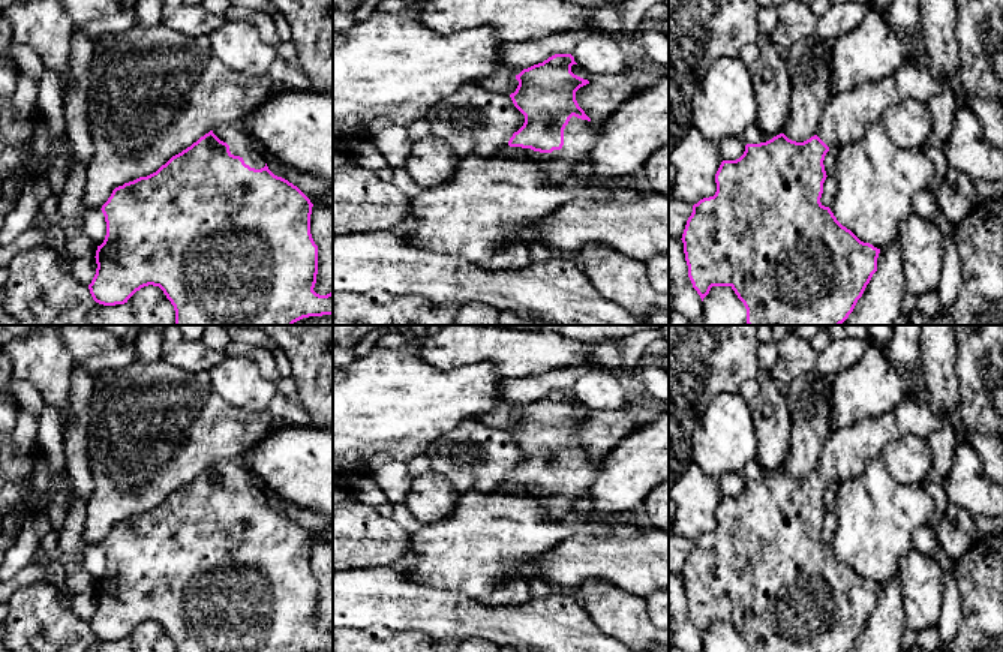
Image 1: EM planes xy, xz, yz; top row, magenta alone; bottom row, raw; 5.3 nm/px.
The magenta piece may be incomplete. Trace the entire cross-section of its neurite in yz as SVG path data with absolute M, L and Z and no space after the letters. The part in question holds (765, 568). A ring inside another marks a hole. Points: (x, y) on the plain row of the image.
M909 394L883 417L859 421L837 429L823 444L814 472L804 478L784 469L760 480L747 480L736 496L723 496L717 510L717 528L693 541L682 579L688 613L702 637L712 622L730 622L747 645L747 652L849 652L877 607L880 585L861 577L843 562L829 543L820 538L826 516L825 492L831 484L841 484L861 477L867 465L882 457L883 448L904 435L928 438L942 429L943 412L925 394Z

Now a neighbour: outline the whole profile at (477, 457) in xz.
M466 420L447 435L435 439L424 453L430 460L430 471L444 477L457 495L478 493L490 496L523 459L525 451L507 430L495 429L480 420Z

